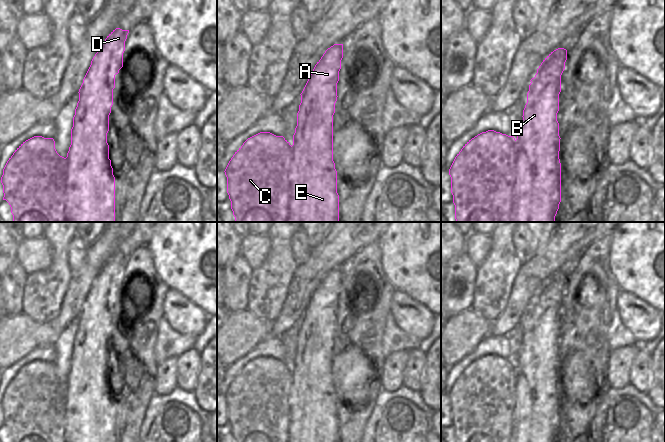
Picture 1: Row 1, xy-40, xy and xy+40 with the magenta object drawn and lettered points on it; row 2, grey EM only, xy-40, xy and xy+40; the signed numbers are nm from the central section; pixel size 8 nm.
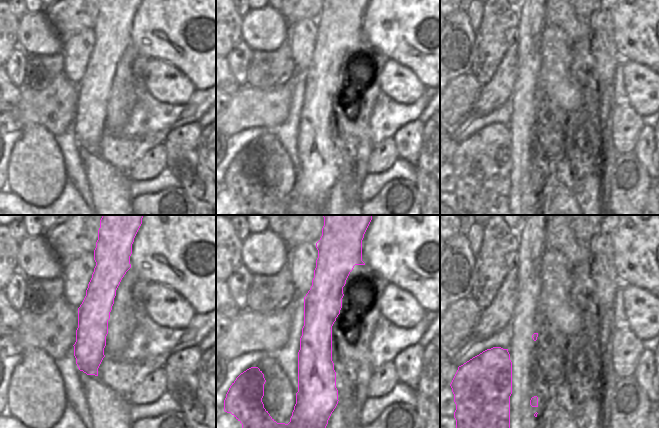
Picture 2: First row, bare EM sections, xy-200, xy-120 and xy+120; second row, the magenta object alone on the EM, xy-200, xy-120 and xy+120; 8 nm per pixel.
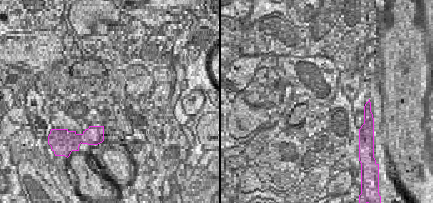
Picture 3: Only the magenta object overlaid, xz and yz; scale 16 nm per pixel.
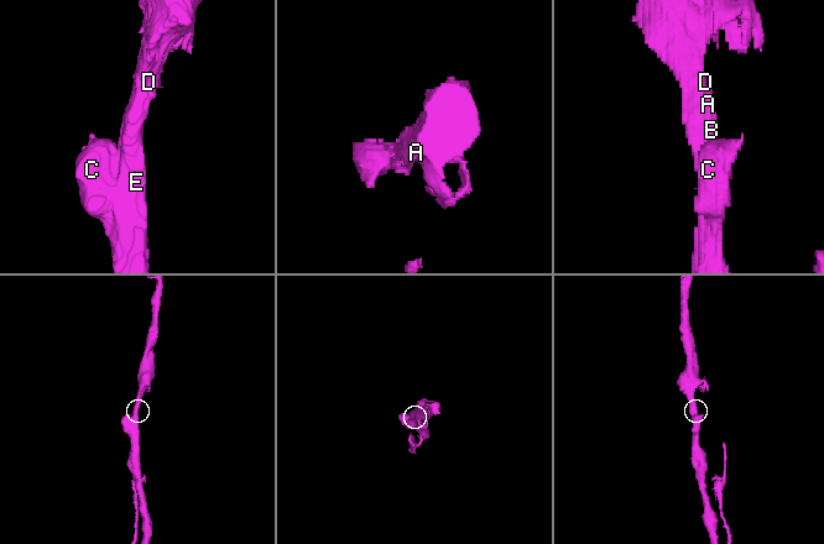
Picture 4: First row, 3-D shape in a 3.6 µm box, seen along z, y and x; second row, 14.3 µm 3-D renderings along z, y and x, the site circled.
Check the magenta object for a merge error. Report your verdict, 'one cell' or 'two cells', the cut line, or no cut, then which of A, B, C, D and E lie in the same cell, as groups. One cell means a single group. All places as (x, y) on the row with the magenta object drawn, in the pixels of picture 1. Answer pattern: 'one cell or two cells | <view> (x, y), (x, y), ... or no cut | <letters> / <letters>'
one cell | no cut | A B C D E

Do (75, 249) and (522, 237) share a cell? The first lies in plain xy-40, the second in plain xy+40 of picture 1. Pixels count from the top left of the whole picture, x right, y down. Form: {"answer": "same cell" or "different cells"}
{"answer": "same cell"}

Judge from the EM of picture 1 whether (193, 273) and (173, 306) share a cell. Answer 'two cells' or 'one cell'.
two cells

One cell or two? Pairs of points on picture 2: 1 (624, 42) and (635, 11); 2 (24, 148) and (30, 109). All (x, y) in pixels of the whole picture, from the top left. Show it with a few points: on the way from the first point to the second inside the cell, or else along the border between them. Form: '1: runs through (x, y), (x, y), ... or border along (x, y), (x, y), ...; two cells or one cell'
1: runs through (631, 34), (635, 30), (635, 19); one cell
2: border along (21, 126), (25, 123), (38, 123), (50, 131); two cells

